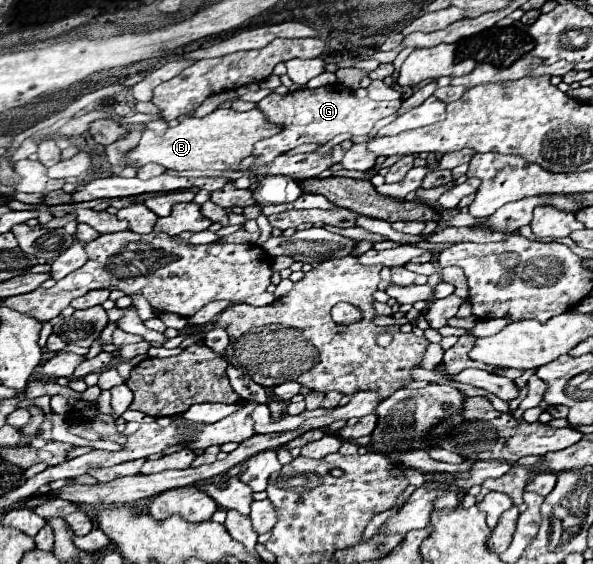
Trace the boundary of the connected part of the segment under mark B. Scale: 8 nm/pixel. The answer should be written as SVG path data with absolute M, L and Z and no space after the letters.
M215 109L213 113L197 119L183 117L179 125L169 127L165 133L155 133L145 129L137 147L125 153L123 163L135 169L141 169L147 163L157 163L173 171L227 171L235 169L247 155L253 151L253 143L265 137L271 137L279 131L279 125L273 125L265 119L259 109L245 113L233 109Z

